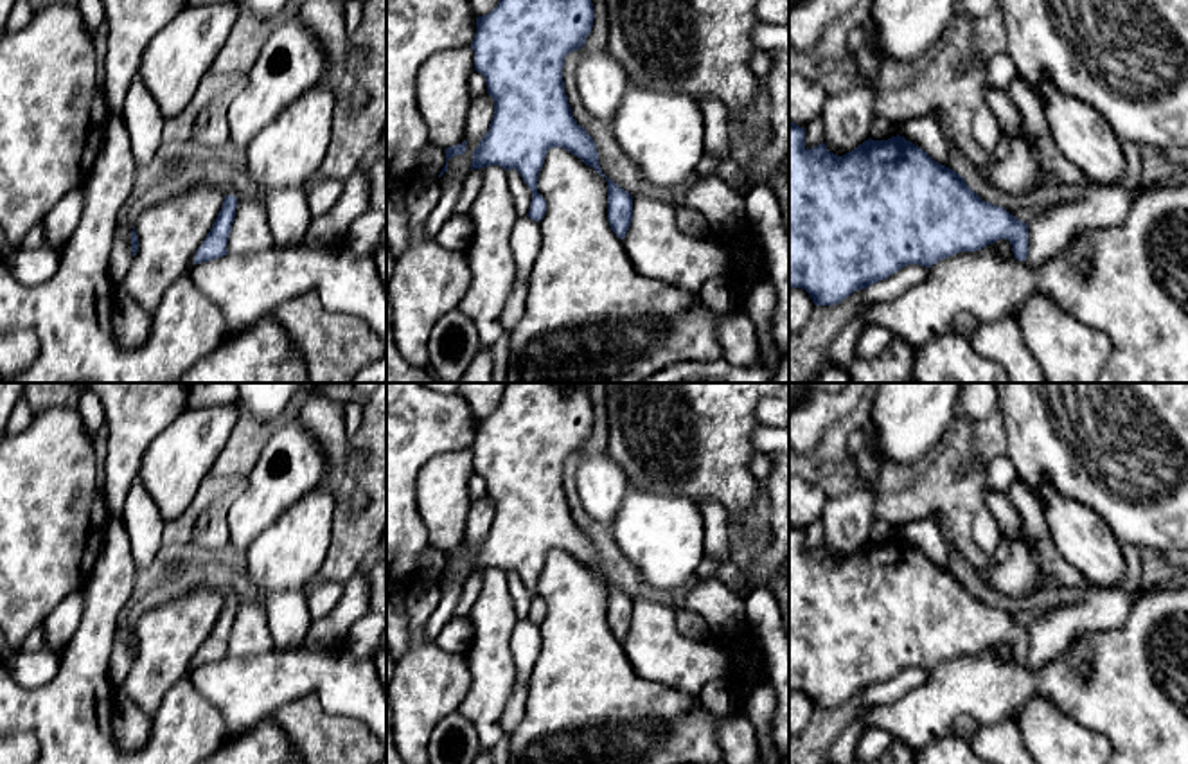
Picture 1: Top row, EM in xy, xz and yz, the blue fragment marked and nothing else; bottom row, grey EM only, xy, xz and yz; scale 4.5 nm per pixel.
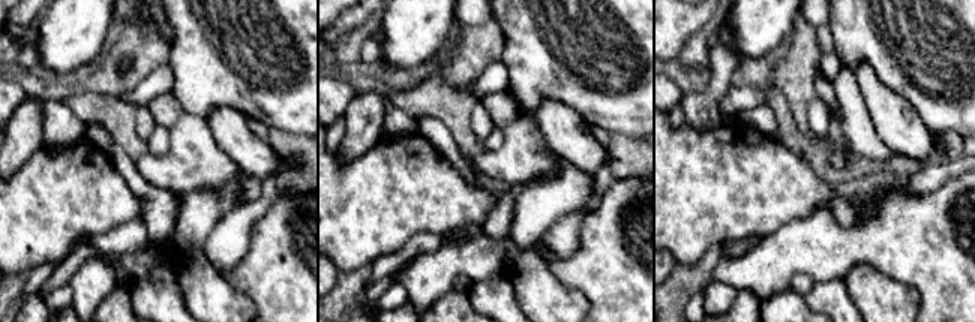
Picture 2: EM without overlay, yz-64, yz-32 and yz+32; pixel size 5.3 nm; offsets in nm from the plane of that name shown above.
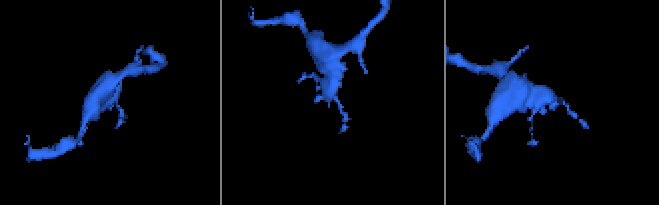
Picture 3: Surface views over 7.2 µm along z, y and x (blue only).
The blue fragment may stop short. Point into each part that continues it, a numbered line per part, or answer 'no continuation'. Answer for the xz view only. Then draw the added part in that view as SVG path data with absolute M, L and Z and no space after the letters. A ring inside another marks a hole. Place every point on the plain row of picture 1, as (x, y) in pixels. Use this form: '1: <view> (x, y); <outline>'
no continuation

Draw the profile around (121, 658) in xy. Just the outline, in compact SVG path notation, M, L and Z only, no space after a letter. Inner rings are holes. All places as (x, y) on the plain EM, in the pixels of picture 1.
M122 617L117 626L117 635L111 647L111 656L108 663L108 676L113 685L122 683L131 663L131 633L133 626Z

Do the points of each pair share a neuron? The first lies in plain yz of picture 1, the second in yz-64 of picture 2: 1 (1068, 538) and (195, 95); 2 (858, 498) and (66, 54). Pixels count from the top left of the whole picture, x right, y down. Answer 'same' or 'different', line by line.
1: different
2: different

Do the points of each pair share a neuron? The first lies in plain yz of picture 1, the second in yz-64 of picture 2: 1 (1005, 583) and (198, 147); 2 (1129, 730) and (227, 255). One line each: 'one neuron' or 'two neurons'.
1: one neuron
2: two neurons

